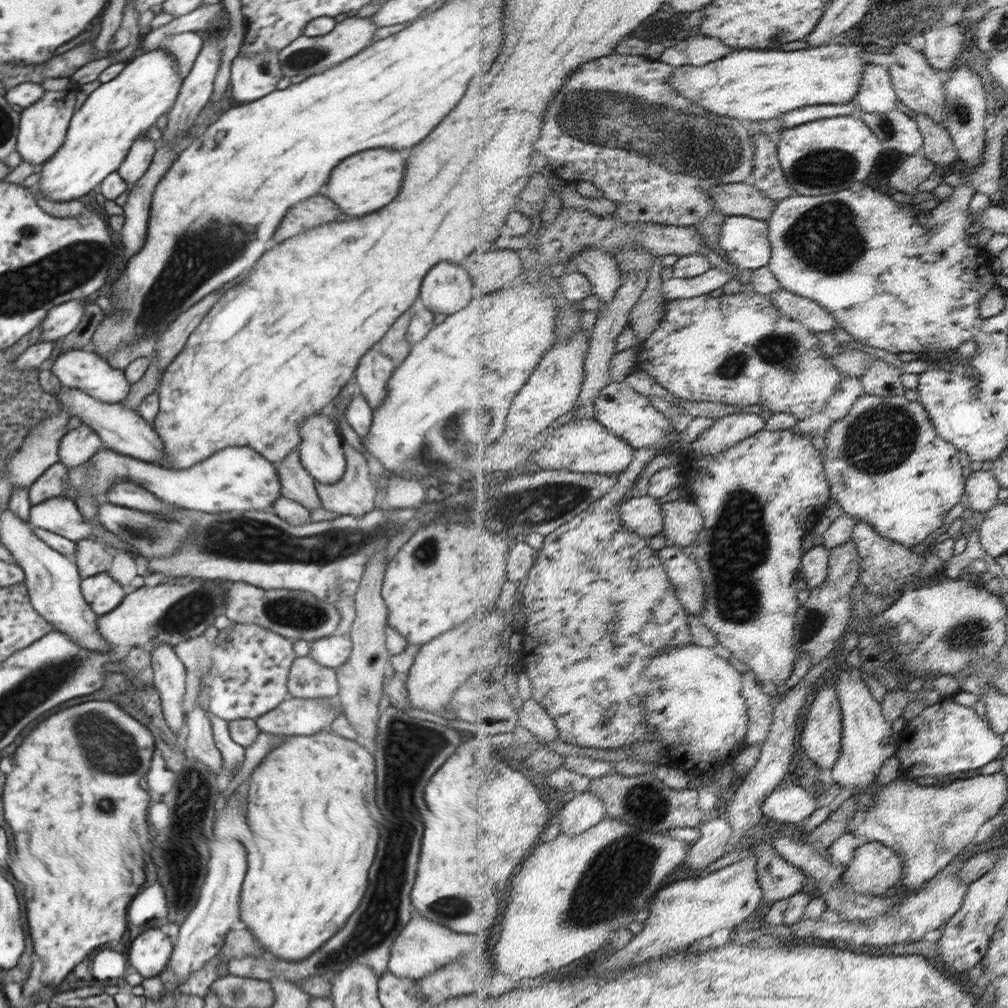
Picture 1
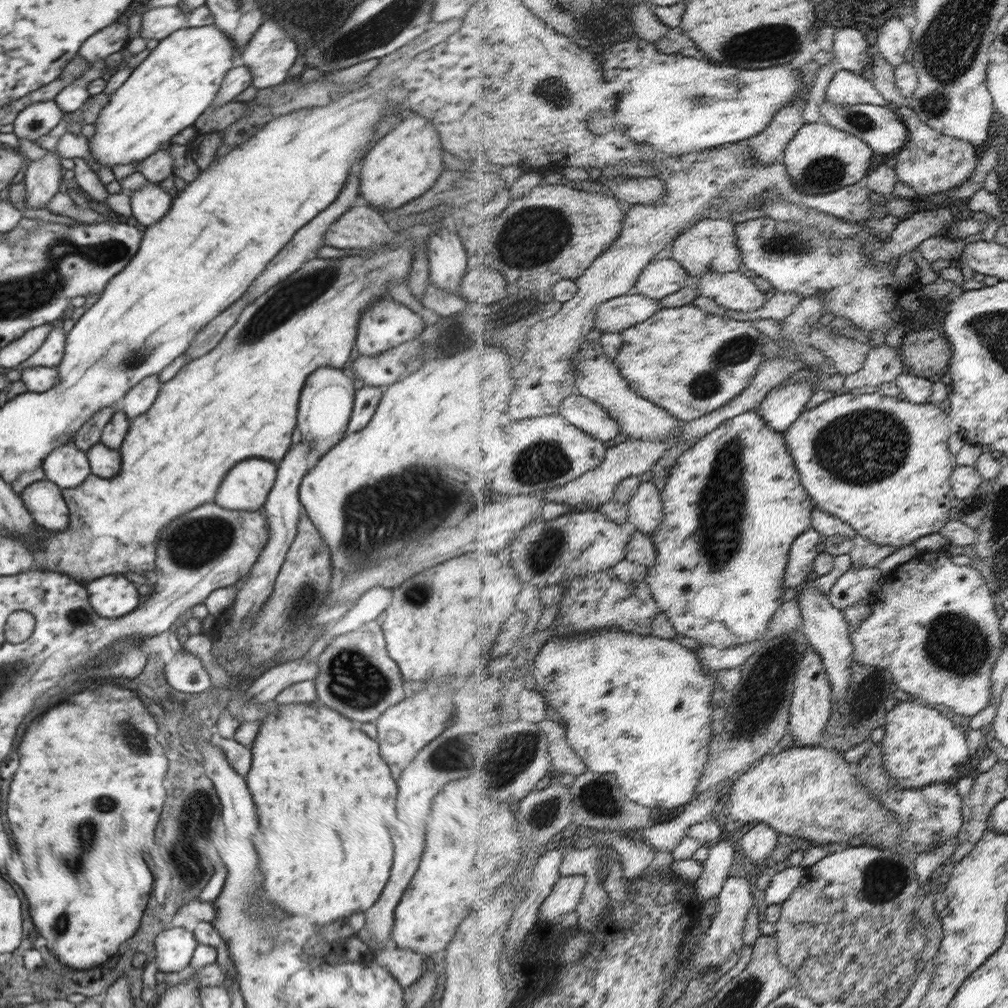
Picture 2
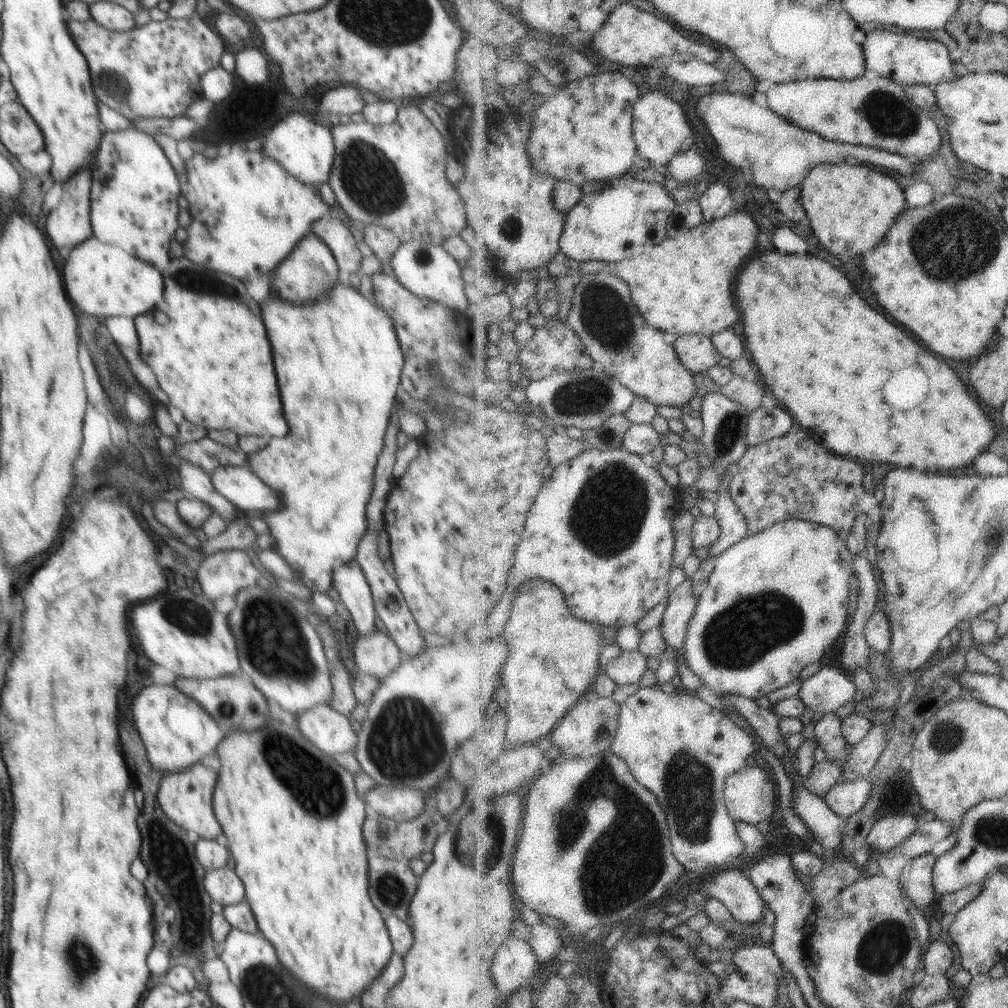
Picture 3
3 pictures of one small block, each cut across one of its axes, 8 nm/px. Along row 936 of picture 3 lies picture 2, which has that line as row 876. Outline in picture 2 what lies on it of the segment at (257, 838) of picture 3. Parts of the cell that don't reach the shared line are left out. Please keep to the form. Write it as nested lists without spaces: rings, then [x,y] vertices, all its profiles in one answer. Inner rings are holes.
[[[286,704],[277,705],[277,709],[266,715],[261,720],[261,725],[251,747],[251,769],[245,776],[247,787],[254,799],[256,814],[258,816],[258,833],[251,836],[254,849],[258,852],[259,869],[264,876],[263,887],[268,900],[276,903],[284,913],[292,915],[307,923],[326,924],[338,918],[346,919],[356,912],[365,912],[379,898],[388,883],[390,870],[393,865],[394,848],[390,840],[387,826],[394,828],[400,821],[396,816],[396,782],[390,774],[390,768],[378,754],[378,742],[368,738],[362,730],[354,728],[354,724],[344,718],[334,709],[314,704]]]

